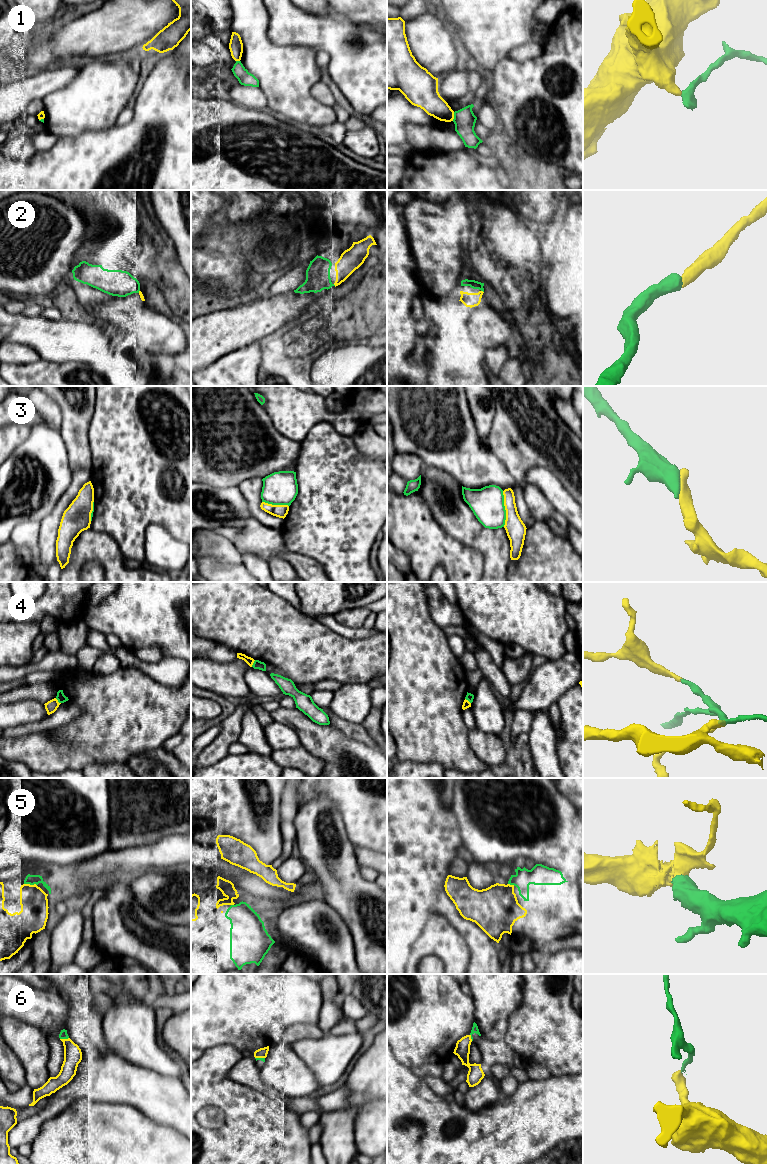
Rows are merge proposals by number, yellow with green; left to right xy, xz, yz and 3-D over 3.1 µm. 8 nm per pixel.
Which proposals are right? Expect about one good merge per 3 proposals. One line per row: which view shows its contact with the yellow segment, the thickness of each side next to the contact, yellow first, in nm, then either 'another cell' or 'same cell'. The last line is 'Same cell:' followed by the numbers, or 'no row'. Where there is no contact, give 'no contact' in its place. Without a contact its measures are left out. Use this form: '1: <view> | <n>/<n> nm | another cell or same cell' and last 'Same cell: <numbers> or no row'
1: yz | 190/180 nm | another cell
2: yz | 110/70 nm | same cell
3: yz | 160/260 nm | another cell
4: xz | 60/70 nm | another cell
5: xy | 220/80 nm | same cell
6: xy | 140/70 nm | another cell
Same cell: 2, 5

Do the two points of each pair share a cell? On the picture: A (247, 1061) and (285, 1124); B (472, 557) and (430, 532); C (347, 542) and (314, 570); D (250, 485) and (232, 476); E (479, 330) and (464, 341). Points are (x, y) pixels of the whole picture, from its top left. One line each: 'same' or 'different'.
A: different
B: same
C: different
D: different
E: different

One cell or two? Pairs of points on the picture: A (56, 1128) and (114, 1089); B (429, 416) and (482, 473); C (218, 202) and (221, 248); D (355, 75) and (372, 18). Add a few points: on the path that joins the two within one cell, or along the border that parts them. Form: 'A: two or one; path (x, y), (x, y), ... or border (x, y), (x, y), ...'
A: two; border (71, 1102), (77, 1099), (119, 1102)
B: one; path (440, 430), (468, 459)
C: one; path (210, 213), (210, 237)
D: two; border (349, 19), (376, 29)

